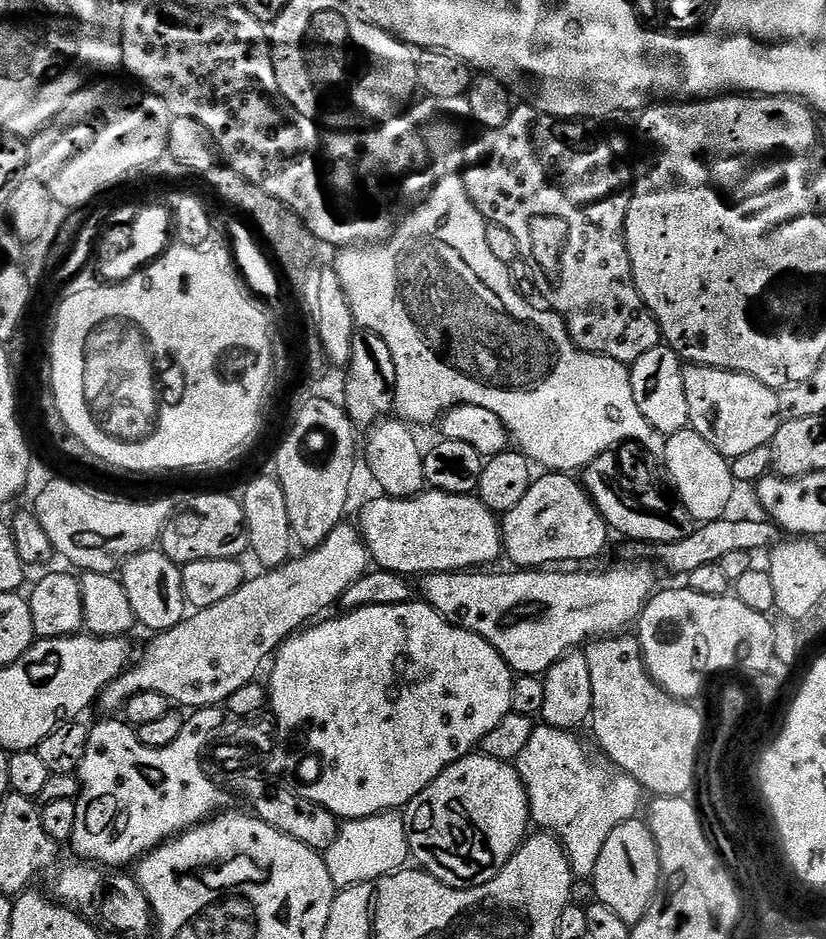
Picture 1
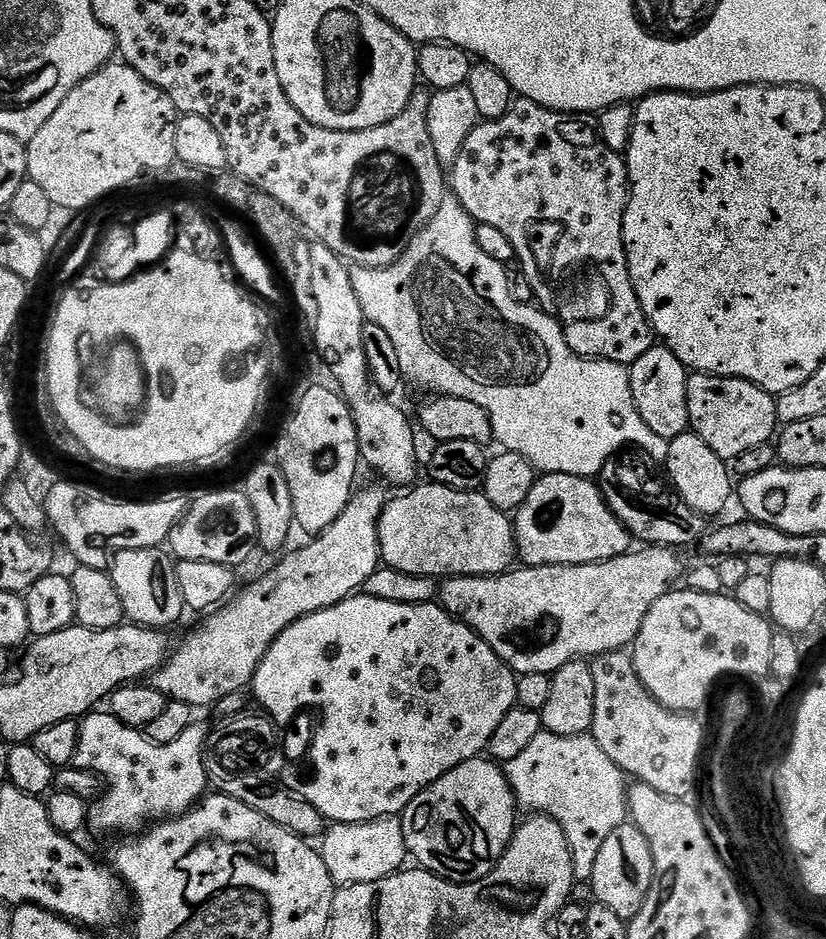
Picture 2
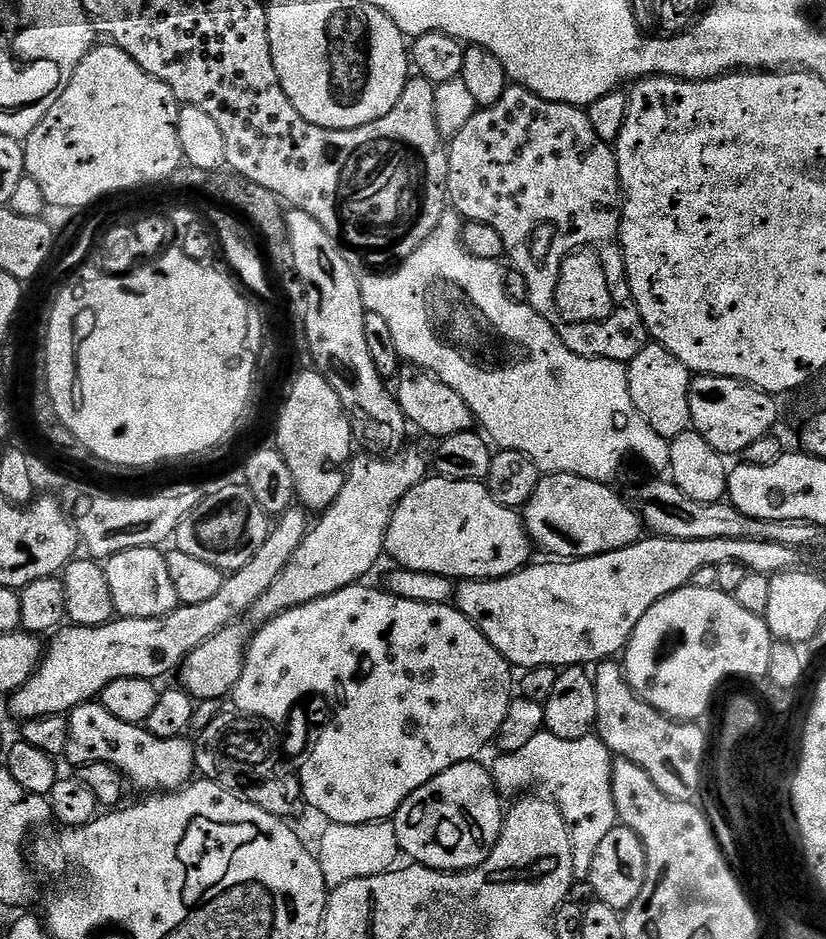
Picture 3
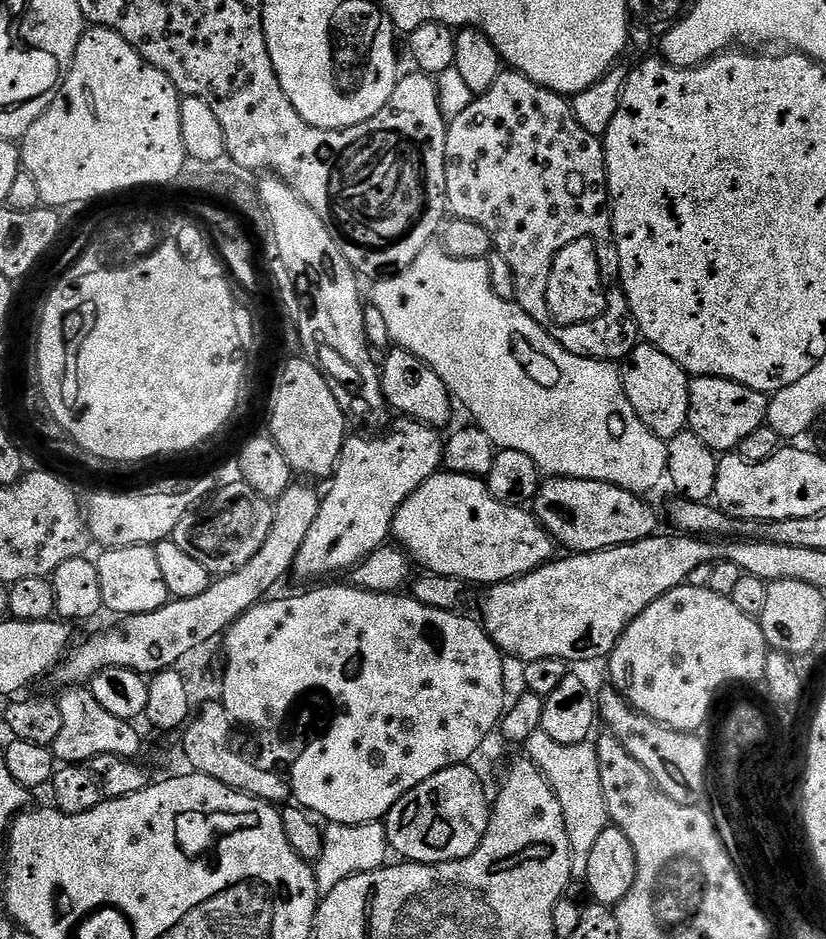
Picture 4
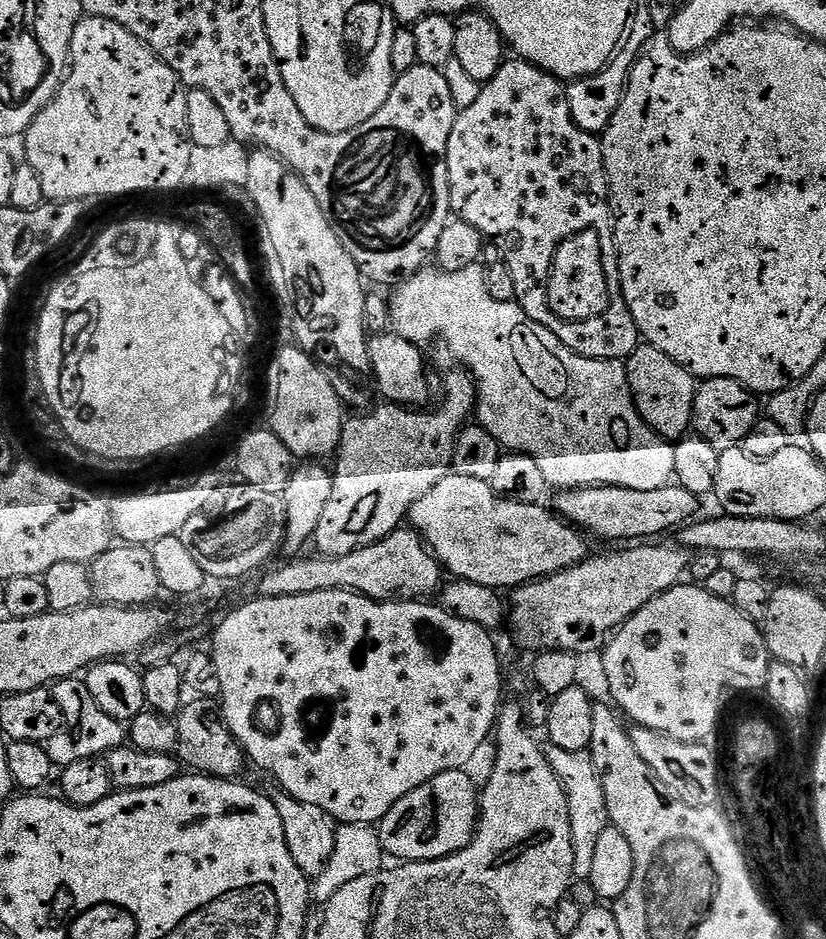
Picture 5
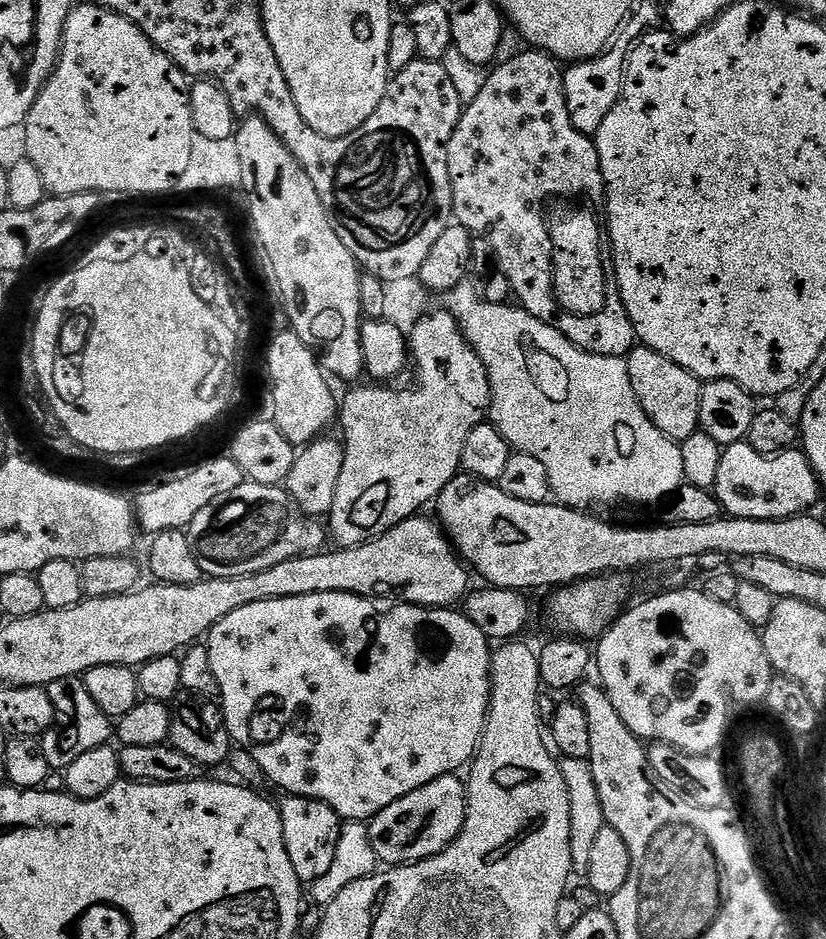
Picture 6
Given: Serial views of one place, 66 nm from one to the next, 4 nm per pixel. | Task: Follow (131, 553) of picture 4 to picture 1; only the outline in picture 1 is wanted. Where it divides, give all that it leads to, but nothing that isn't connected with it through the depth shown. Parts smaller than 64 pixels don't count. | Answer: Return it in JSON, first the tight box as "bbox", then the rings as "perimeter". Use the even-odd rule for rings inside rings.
{"bbox":[122,550,186,634],"perimeter":[[[159,550],[139,552],[138,555],[124,561],[122,583],[126,590],[126,598],[130,598],[130,606],[134,606],[136,623],[141,629],[149,628],[149,633],[152,634],[169,632],[184,619],[186,601],[180,570],[181,565],[166,558],[164,553]]]}

